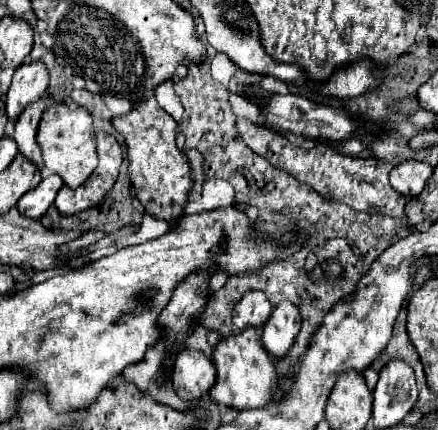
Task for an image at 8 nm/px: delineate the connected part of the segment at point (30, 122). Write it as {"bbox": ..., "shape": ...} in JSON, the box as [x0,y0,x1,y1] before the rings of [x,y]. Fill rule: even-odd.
{"bbox":[13,95,49,167],"shape":[[[43,95],[41,99],[29,103],[25,107],[25,111],[17,117],[15,125],[13,125],[15,127],[13,139],[15,139],[17,147],[19,147],[19,151],[25,157],[29,157],[33,163],[37,163],[39,167],[43,167],[43,163],[41,163],[41,149],[39,149],[39,145],[35,141],[35,135],[37,135],[39,119],[41,119],[43,111],[47,109],[47,103],[45,103],[47,99],[49,99],[49,95]]]}

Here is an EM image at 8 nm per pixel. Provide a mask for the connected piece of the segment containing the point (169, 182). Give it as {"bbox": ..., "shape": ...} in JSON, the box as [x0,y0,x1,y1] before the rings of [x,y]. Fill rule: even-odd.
{"bbox":[113,97,193,223],"shape":[[[155,97],[135,105],[131,113],[113,119],[113,127],[123,135],[129,157],[129,179],[135,187],[135,195],[145,207],[145,211],[167,223],[175,223],[183,217],[183,209],[187,205],[187,197],[193,185],[191,167],[183,151],[175,145],[175,129],[177,123],[171,115],[167,115]]]}

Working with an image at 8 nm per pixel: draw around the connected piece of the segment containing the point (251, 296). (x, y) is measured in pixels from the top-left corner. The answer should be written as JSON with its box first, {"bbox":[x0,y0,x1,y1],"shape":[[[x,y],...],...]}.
{"bbox":[233,291,271,331],"shape":[[[249,291],[233,309],[233,325],[237,331],[247,327],[263,327],[271,315],[271,303],[261,291]]]}

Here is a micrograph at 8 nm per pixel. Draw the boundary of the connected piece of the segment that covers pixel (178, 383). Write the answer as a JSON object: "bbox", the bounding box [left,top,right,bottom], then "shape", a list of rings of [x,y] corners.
{"bbox":[171,349,215,403],"shape":[[[181,349],[175,357],[175,367],[171,373],[171,383],[175,393],[189,403],[195,403],[215,383],[215,367],[209,357],[195,349]]]}

